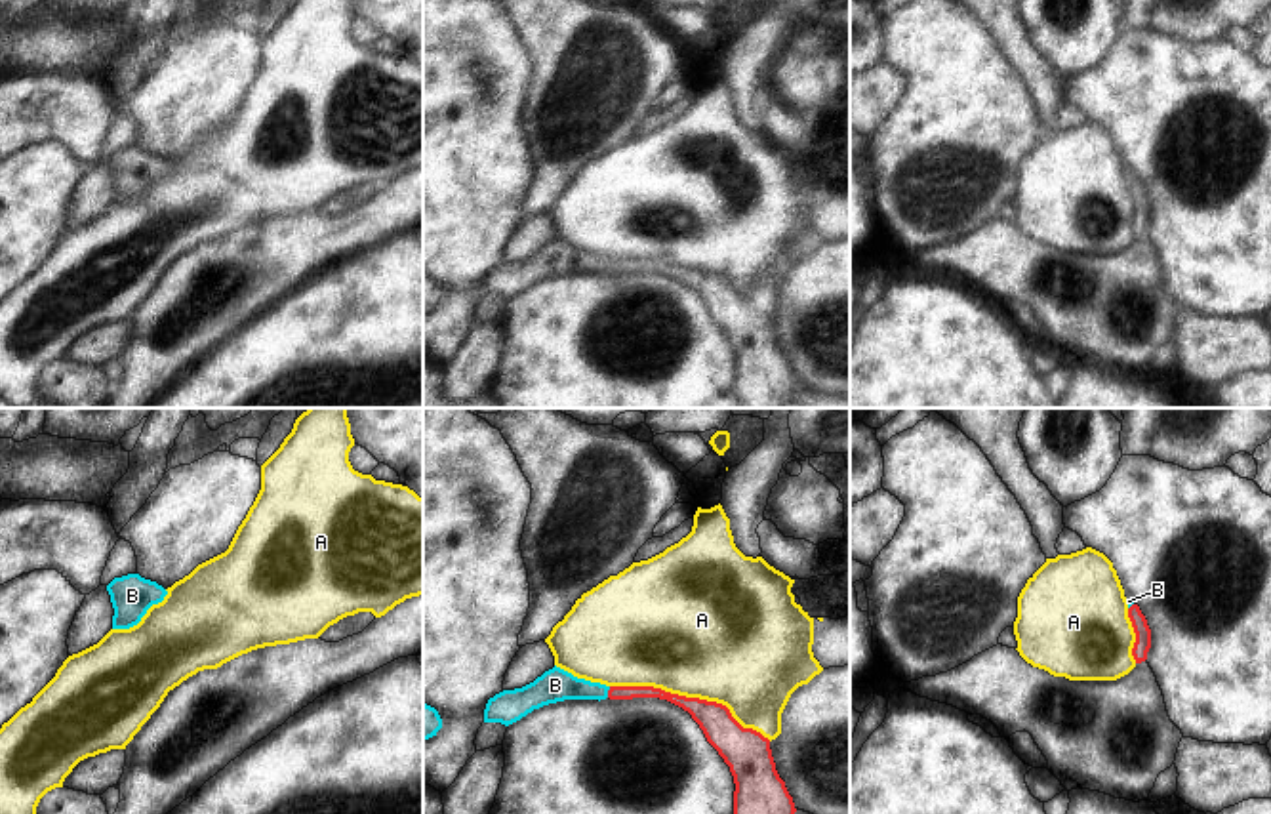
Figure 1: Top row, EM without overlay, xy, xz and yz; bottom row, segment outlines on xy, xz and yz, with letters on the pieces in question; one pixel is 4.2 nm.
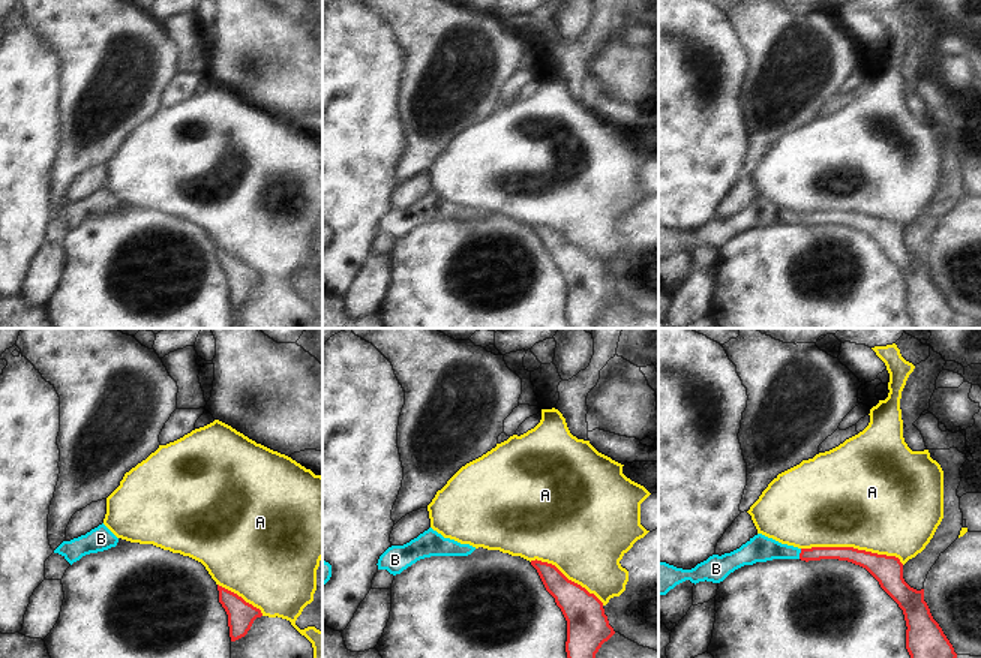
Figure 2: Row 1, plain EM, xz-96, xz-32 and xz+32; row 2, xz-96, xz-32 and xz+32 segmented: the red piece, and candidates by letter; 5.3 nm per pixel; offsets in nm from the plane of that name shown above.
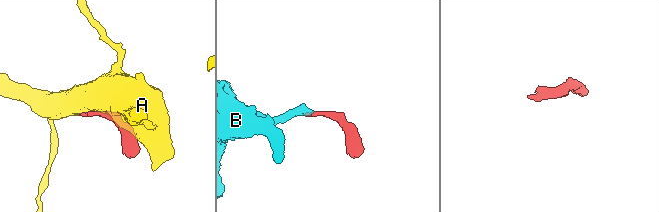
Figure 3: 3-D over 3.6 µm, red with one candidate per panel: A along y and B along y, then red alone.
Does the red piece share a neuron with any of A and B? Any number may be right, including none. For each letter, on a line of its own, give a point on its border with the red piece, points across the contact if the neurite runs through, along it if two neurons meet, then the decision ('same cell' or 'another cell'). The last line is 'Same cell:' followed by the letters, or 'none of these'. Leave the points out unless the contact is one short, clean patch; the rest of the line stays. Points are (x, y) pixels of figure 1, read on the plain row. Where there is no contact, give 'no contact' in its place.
A: contact xz (692, 271); another cell
B: contact xz (608, 265); way xz (616, 265), (608, 265), (555, 258); same cell
Same cell: B

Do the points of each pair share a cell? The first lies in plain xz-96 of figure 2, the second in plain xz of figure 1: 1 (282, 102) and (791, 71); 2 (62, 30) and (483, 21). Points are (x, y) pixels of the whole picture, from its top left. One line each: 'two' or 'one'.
1: one
2: two

